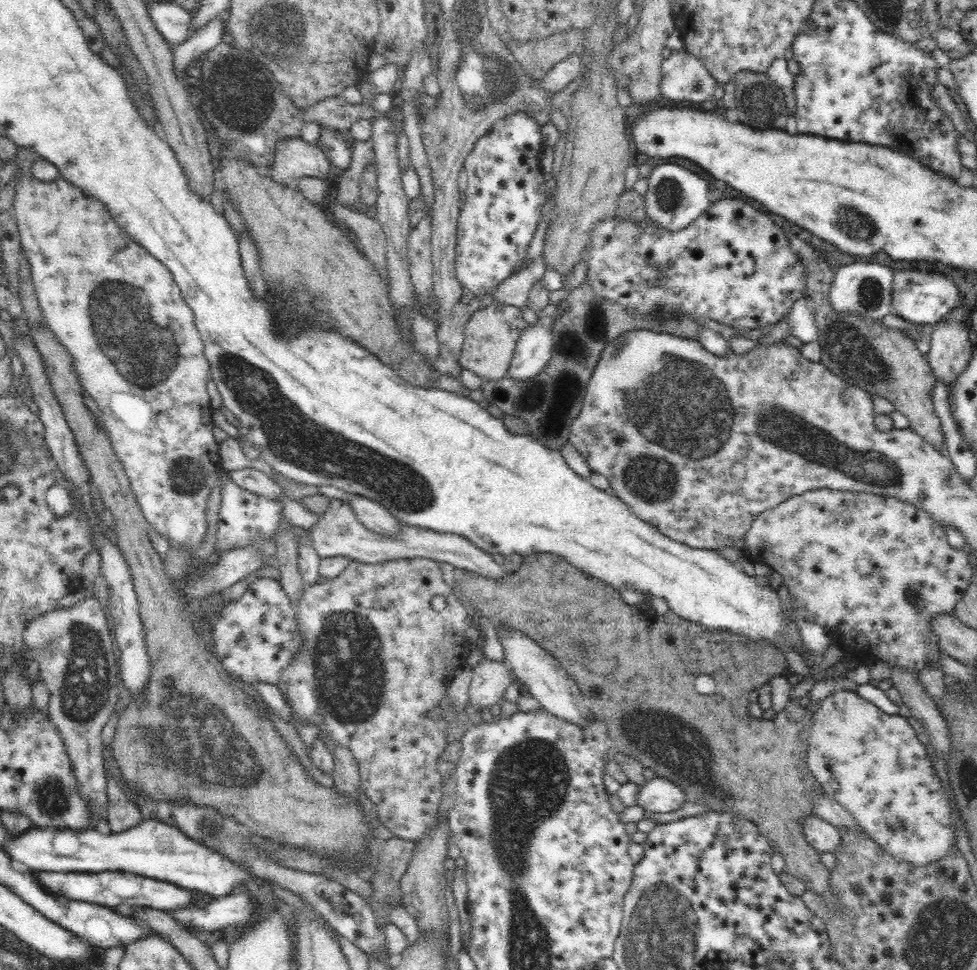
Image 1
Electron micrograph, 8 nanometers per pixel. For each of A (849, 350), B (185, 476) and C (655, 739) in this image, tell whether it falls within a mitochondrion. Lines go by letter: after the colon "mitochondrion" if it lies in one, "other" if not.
A: mitochondrion
B: mitochondrion
C: mitochondrion

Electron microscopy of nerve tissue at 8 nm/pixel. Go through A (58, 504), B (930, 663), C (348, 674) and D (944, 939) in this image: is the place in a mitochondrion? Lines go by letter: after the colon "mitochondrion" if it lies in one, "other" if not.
A: mitochondrion
B: other
C: mitochondrion
D: mitochondrion

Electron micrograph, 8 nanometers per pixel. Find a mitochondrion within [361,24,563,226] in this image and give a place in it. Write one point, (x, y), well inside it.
(497, 73)

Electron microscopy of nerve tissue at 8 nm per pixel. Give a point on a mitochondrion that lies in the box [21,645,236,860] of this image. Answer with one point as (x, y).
(52, 799)

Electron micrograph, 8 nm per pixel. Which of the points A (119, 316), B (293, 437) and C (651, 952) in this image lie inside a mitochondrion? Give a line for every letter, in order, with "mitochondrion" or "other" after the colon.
A: mitochondrion
B: mitochondrion
C: mitochondrion

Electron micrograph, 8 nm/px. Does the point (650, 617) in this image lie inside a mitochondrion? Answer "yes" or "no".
no

